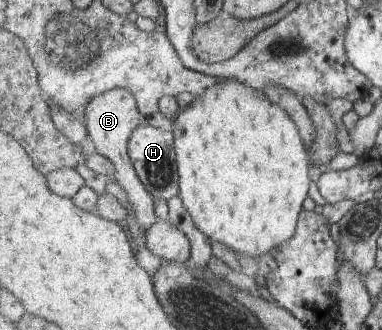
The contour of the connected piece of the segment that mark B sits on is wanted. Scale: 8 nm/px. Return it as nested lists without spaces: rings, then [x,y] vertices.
[[[112,88],[101,93],[86,106],[83,119],[89,135],[89,146],[113,161],[116,171],[114,178],[117,179],[118,190],[127,196],[126,200],[130,203],[129,205],[136,216],[135,221],[143,228],[144,235],[146,235],[149,227],[159,219],[154,211],[155,198],[140,181],[137,169],[134,167],[129,154],[129,141],[134,130],[147,123],[146,116],[137,106],[134,93],[126,88]]]

